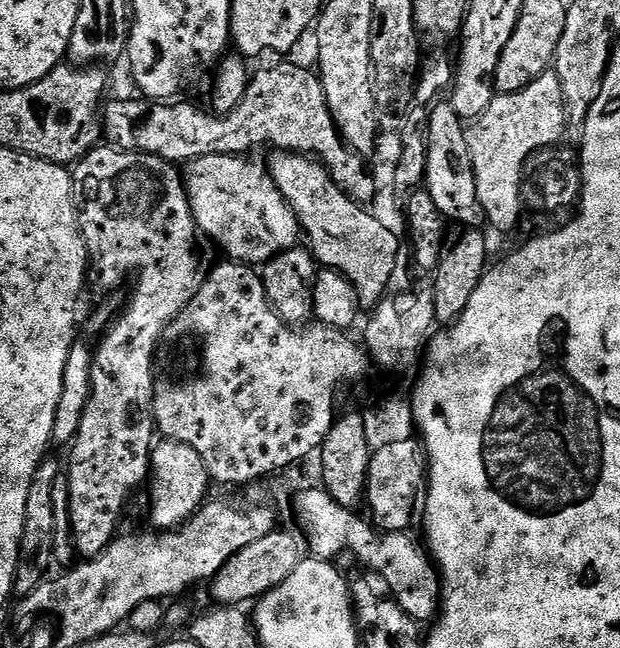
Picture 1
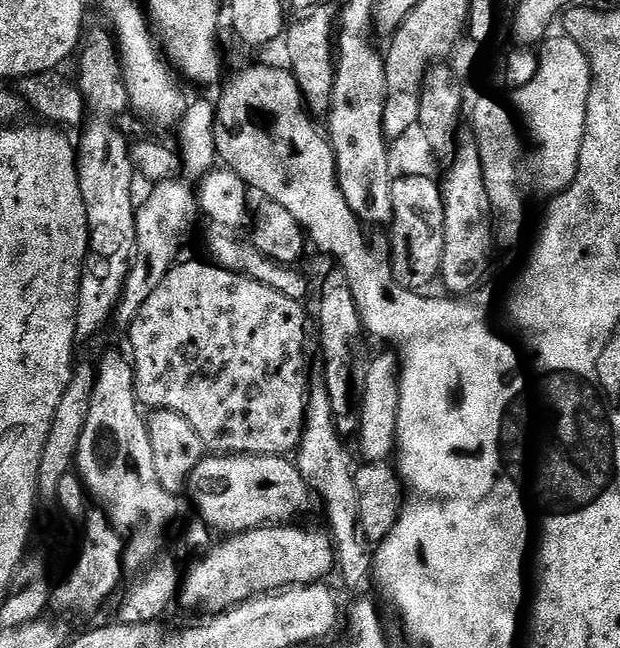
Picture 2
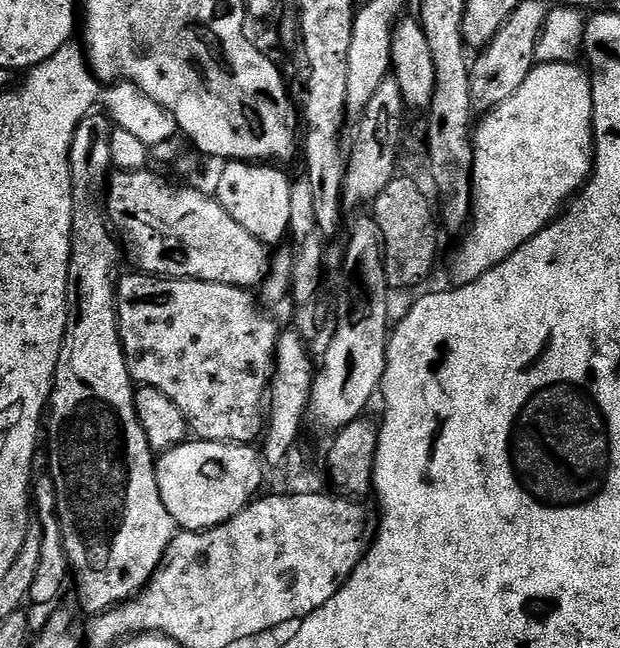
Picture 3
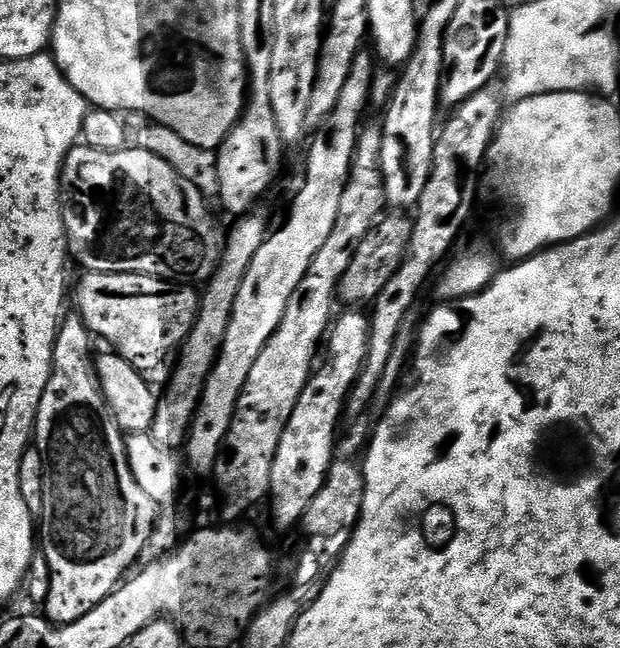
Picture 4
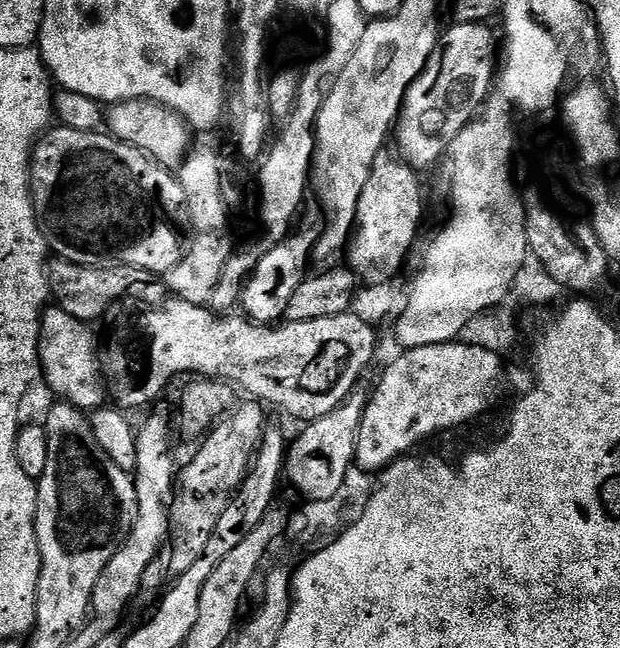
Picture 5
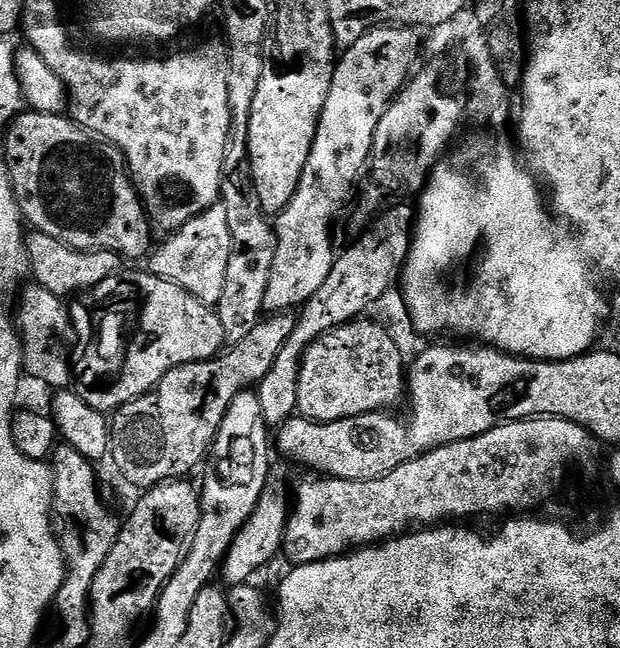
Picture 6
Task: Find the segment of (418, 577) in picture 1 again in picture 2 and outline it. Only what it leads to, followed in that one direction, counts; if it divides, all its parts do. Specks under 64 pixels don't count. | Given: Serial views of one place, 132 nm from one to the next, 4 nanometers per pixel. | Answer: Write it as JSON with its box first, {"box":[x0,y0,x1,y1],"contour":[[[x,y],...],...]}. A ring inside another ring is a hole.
{"box":[186,454,310,534],"contour":[[[208,454],[201,460],[200,465],[194,470],[194,474],[188,480],[186,485],[187,491],[192,491],[192,500],[196,503],[196,508],[200,511],[199,519],[207,524],[209,529],[215,530],[222,534],[235,534],[237,532],[248,532],[252,528],[263,528],[274,524],[287,524],[297,519],[296,515],[303,510],[310,499],[310,491],[306,482],[303,481],[302,474],[296,468],[295,463],[291,459],[282,456],[229,456],[227,454]]]}

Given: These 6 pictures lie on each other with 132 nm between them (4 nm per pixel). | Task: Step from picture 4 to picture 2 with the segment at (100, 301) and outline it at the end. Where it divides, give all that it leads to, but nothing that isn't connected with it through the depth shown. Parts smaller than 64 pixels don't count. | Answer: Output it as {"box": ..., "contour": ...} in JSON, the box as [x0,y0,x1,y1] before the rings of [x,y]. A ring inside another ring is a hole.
{"box":[127,260,310,456],"contour":[[[192,260],[189,264],[177,263],[166,274],[166,278],[146,298],[142,308],[127,325],[128,344],[132,347],[130,363],[132,377],[136,380],[136,399],[148,410],[170,410],[174,414],[182,414],[190,426],[194,426],[198,438],[202,438],[205,449],[212,454],[229,456],[282,456],[295,453],[303,434],[304,414],[308,400],[310,369],[308,370],[308,316],[304,313],[305,305],[294,298],[286,298],[286,294],[278,294],[276,290],[252,280],[248,276],[240,276],[237,272],[227,272],[211,262],[198,264]]]}

